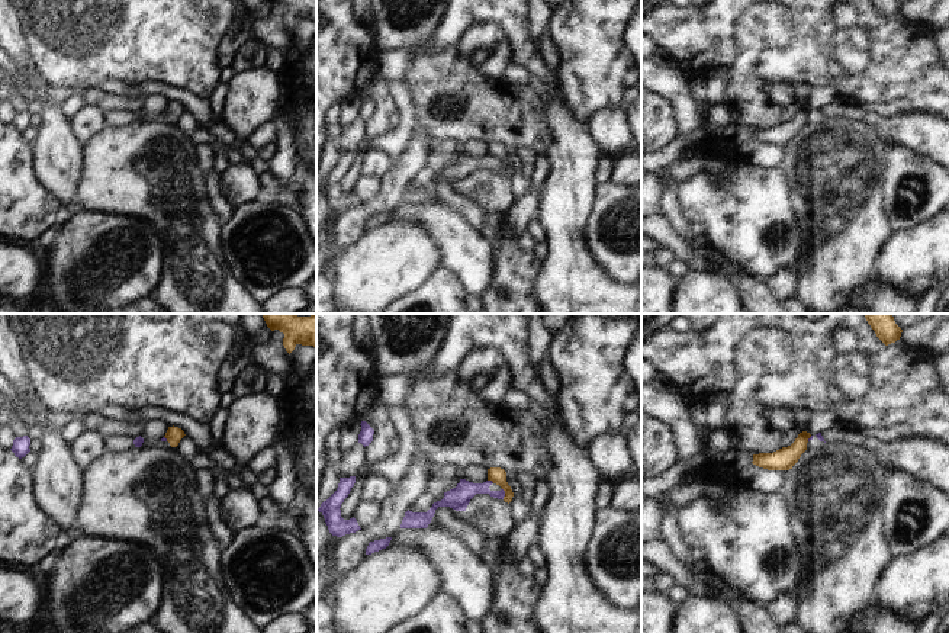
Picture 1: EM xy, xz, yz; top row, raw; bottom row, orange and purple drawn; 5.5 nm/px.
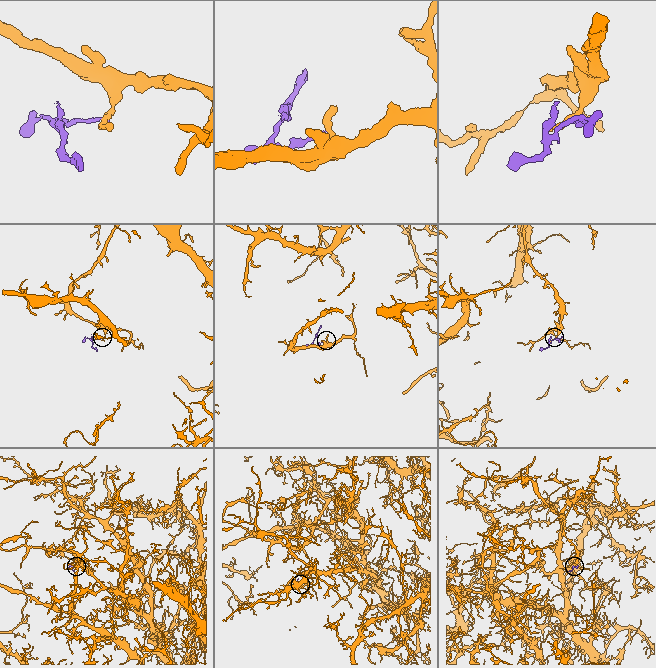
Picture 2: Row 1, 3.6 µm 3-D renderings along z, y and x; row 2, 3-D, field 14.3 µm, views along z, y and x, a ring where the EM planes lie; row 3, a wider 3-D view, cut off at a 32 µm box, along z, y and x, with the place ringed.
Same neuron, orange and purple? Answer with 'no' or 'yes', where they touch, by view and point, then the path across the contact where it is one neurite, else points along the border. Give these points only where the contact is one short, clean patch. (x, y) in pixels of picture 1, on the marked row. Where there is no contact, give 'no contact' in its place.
no; contact xz (505, 494); border xz (502, 488), (504, 498)

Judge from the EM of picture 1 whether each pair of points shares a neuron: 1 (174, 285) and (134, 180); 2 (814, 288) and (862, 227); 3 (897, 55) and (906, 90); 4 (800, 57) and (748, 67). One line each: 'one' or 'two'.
1: one
2: one
3: one
4: two

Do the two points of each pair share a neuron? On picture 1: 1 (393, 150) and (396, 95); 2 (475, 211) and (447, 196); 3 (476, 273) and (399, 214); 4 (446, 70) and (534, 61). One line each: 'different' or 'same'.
1: same
2: same
3: same
4: different

